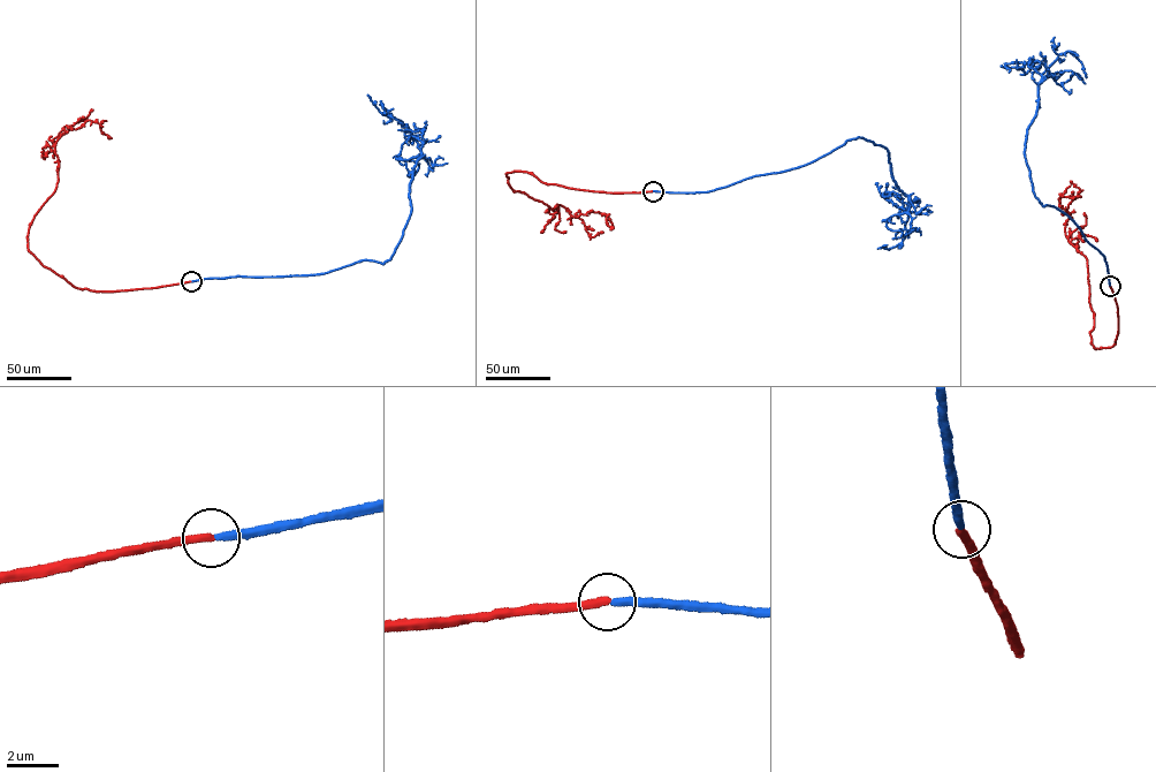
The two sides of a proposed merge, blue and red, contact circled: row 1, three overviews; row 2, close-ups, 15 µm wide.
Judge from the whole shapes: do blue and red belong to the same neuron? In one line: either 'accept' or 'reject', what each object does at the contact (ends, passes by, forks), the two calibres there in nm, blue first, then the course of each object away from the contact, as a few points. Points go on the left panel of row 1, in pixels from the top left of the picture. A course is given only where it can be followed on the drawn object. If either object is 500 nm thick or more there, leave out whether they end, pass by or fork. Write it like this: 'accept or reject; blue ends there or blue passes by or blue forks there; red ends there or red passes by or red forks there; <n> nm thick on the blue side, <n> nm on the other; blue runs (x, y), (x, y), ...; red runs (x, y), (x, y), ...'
accept; blue ends there; red ends there; 300 nm thick on the blue side, 320 nm on the other; blue runs (191, 281), (321, 273), (362, 260), (389, 259), (411, 212), (410, 181), (423, 144), (381, 103), (385, 113); red runs (191, 281), (80, 288), (29, 251), (29, 224), (55, 189), (60, 135), (90, 120), (111, 138)

